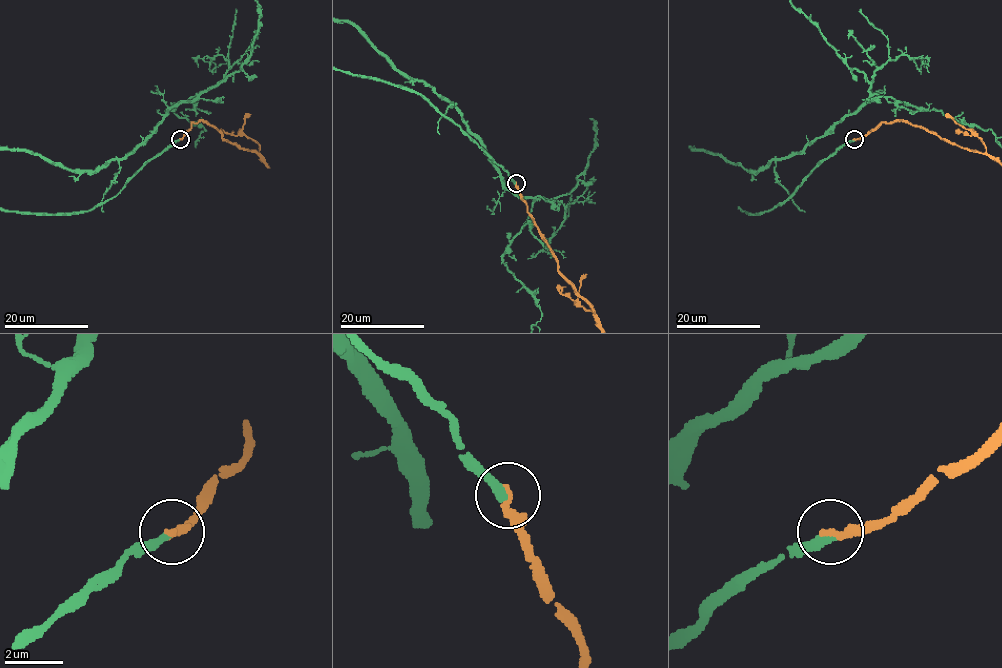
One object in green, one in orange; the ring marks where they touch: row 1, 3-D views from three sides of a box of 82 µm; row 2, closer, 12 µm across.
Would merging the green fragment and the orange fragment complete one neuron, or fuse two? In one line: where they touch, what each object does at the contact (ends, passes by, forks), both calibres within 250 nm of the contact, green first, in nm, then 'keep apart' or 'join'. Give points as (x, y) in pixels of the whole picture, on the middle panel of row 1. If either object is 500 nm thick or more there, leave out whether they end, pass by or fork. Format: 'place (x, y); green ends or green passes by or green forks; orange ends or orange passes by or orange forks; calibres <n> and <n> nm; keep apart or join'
place (516, 183); green ends; orange ends; calibres 300 and 280 nm; join

